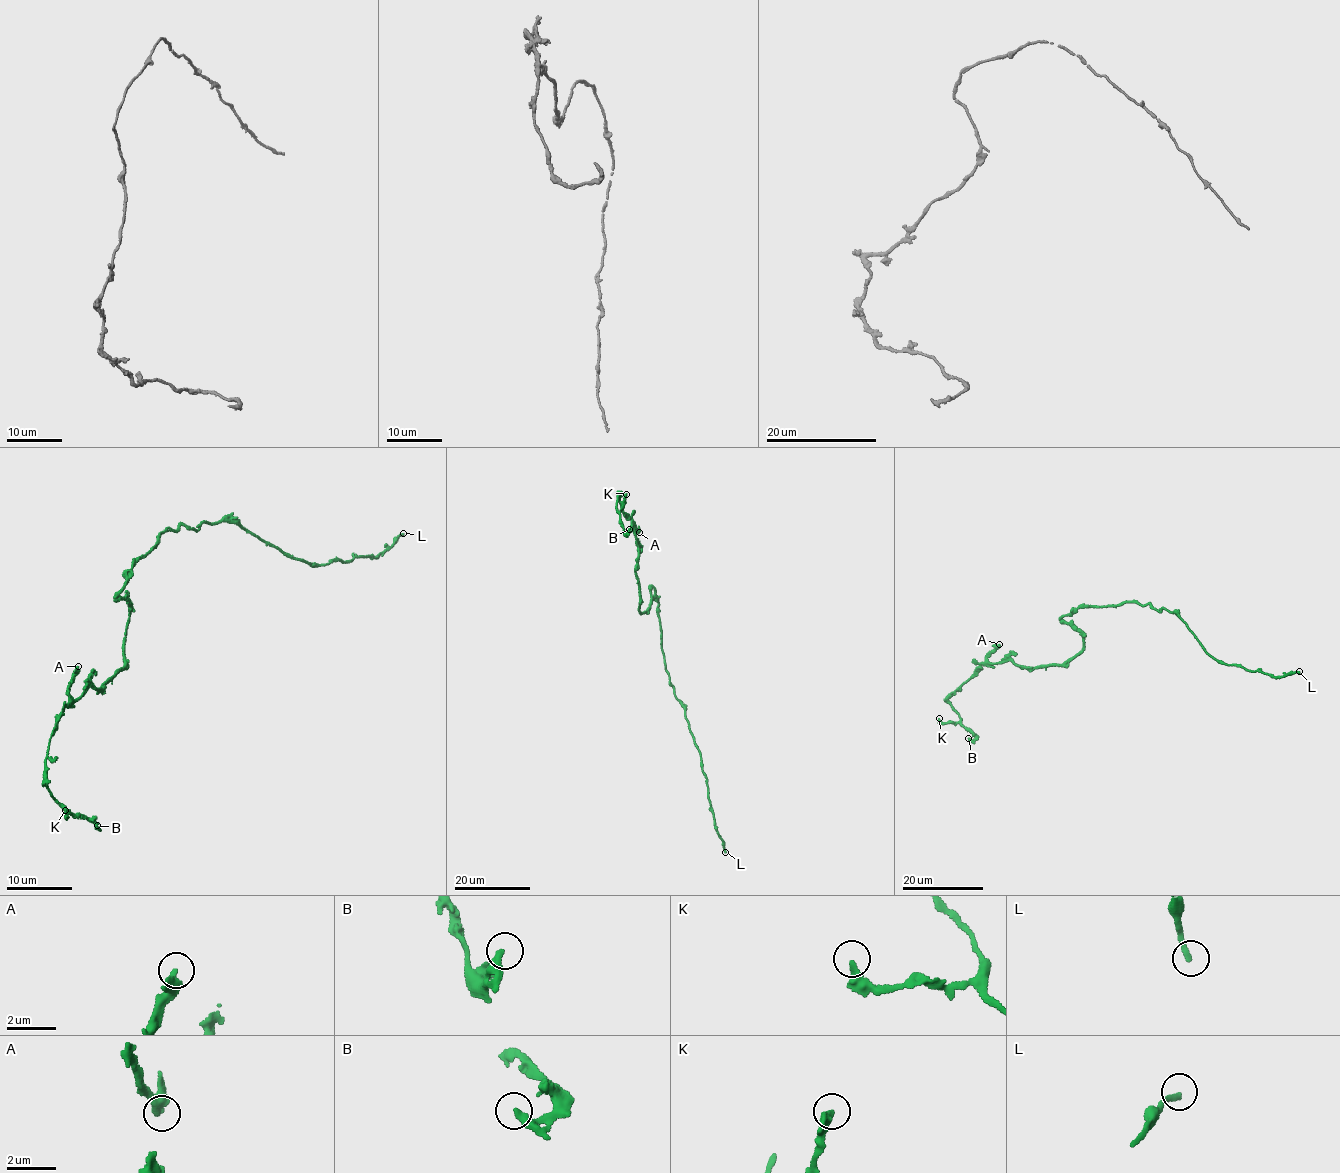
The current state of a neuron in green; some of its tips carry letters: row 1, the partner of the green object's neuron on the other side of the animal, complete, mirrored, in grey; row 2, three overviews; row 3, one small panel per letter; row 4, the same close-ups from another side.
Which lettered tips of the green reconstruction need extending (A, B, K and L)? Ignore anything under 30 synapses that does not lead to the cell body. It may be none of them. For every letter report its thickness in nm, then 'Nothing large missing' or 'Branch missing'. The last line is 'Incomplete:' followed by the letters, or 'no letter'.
A: Thickness 320 nm. Nothing large missing
B: Thickness 300 nm. Nothing large missing
K: Thickness 280 nm. Nothing large missing
L: Thickness 220 nm. Nothing large missing
Incomplete: no letter

